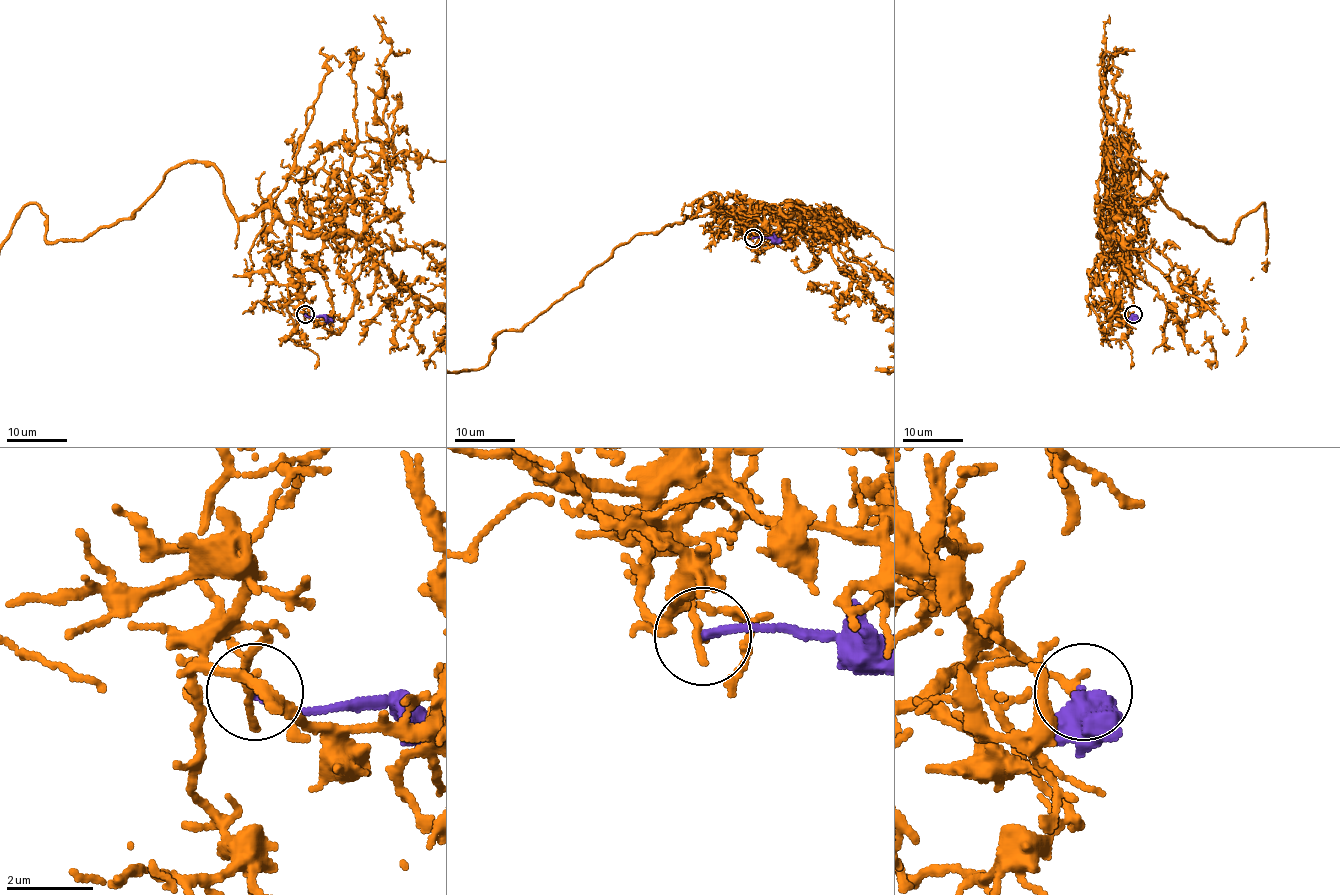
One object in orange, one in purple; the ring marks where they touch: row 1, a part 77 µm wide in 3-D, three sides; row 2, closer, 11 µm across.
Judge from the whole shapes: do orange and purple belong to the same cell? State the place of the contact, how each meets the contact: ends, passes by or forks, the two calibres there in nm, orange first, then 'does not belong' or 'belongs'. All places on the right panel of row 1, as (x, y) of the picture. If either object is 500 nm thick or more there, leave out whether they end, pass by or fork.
(1133, 314) | orange forks | purple ends | 120/190 nm | does not belong

